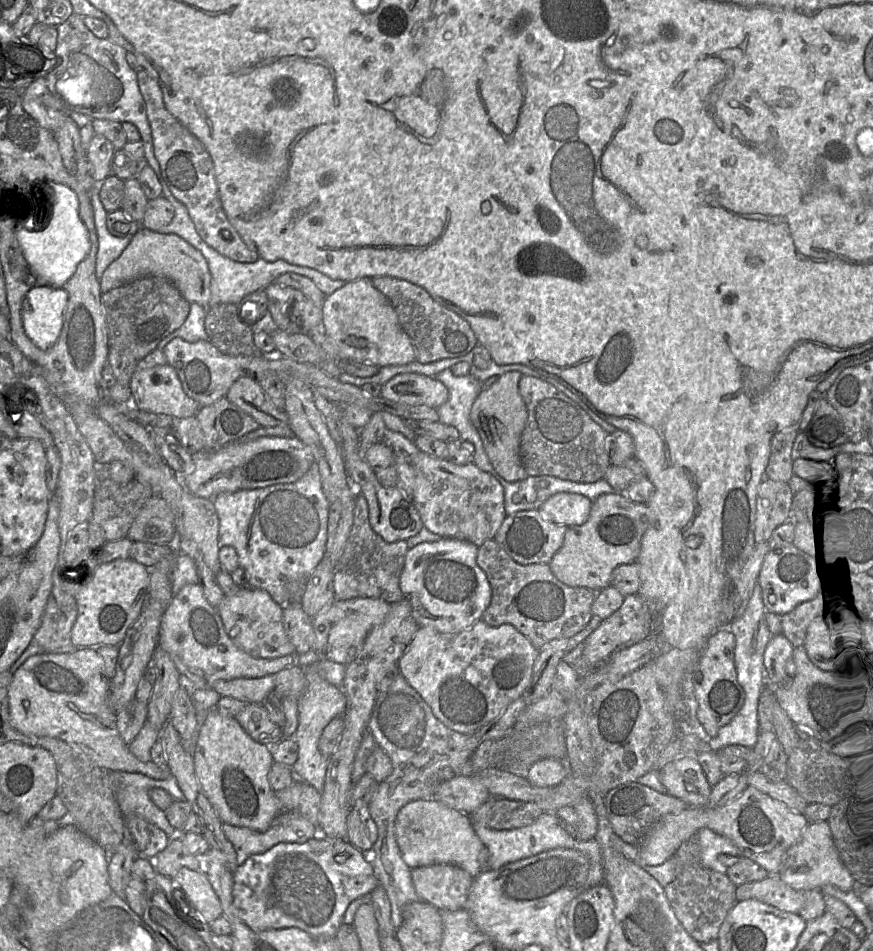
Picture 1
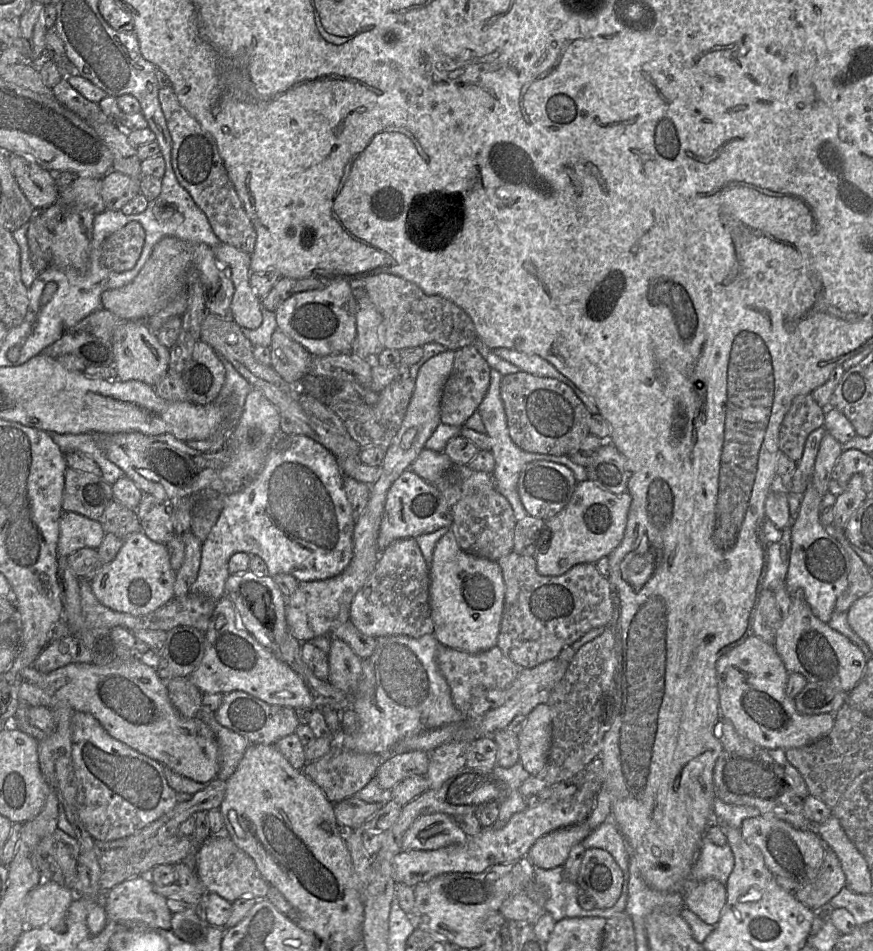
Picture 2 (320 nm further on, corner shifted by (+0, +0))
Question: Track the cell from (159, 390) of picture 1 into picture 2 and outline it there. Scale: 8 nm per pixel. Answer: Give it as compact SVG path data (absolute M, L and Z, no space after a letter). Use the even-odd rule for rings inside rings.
M143 320L123 321L113 333L114 366L118 373L118 379L122 381L137 380L151 386L155 386L167 373L170 362L170 350L162 345Z

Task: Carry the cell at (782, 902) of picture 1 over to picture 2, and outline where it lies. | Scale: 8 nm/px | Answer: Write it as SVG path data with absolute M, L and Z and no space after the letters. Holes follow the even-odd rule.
M825 847L822 867L816 879L807 885L801 885L789 878L776 876L777 884L811 909L827 904L844 887L846 877L835 852Z

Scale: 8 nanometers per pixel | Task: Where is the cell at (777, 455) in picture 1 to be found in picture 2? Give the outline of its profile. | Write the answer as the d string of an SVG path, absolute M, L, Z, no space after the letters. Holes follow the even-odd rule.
M811 394L796 396L780 426L779 450L797 463L809 434L823 426L826 409Z

